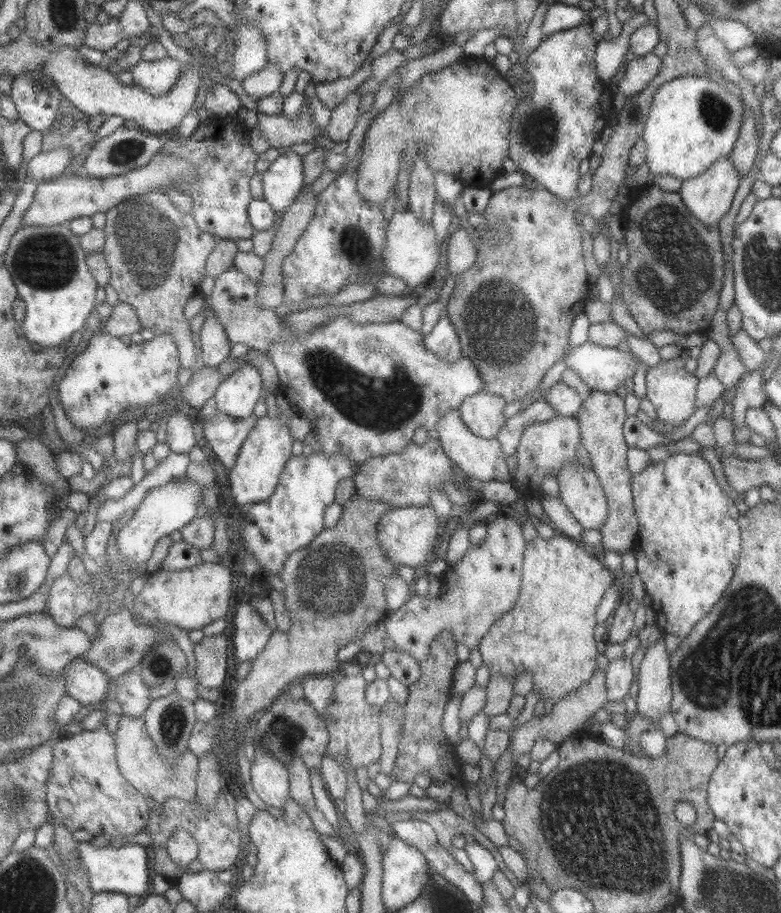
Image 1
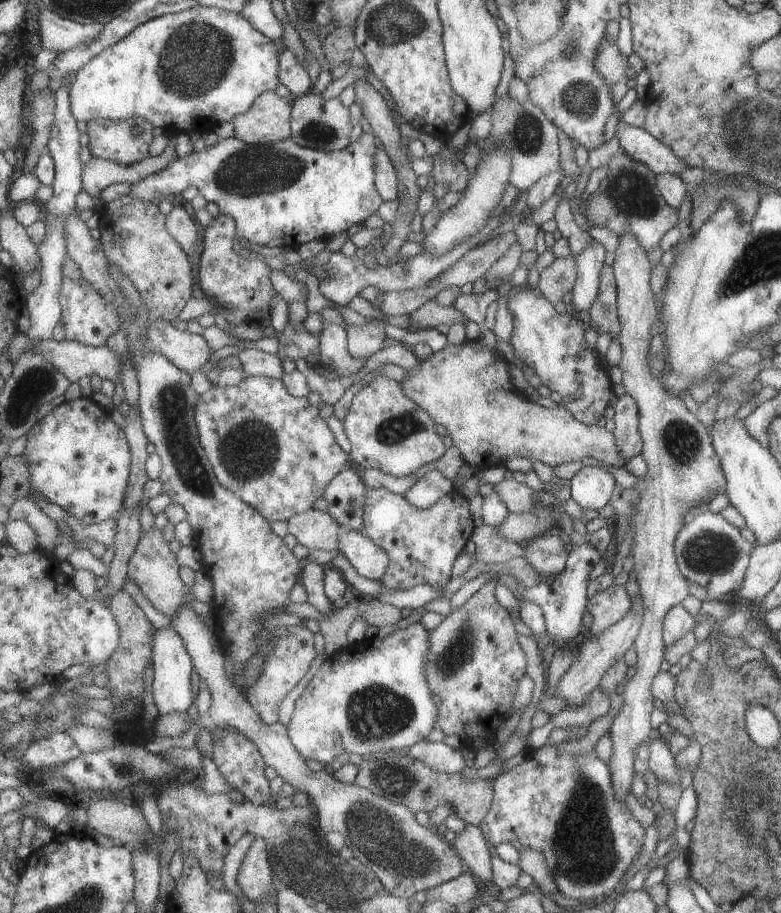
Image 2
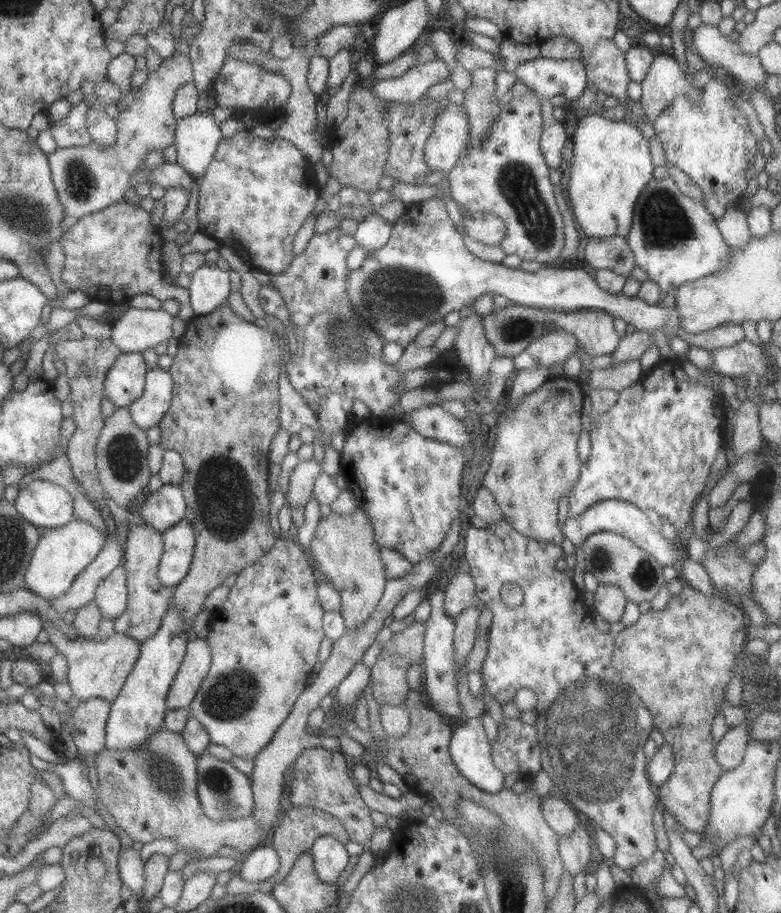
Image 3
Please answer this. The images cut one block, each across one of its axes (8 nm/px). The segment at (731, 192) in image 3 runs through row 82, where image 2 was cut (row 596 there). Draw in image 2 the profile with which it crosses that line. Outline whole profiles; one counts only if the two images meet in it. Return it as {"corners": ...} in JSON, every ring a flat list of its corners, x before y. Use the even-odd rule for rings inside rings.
{"corners":[[704,508,684,522,676,535,673,551,680,574,688,583,705,588,709,600,720,602,726,594,736,592,741,587,754,546,742,537,740,531,720,513]]}

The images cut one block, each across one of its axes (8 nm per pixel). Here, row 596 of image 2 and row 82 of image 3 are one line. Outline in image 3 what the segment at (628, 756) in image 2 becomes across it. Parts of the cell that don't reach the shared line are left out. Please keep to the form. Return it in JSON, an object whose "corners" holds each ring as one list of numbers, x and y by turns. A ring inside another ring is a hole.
{"corners":[[657,51,642,85,642,96,638,102,644,110,644,121,654,124,658,116,668,108,667,106,679,94,687,94,692,88,686,83,682,71,682,59,663,55]]}

